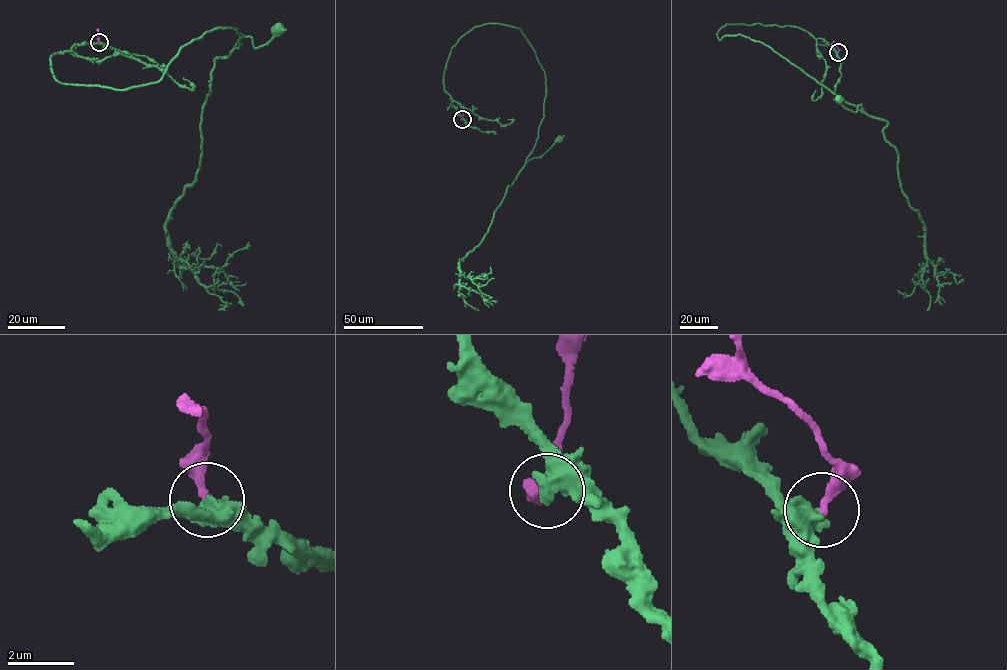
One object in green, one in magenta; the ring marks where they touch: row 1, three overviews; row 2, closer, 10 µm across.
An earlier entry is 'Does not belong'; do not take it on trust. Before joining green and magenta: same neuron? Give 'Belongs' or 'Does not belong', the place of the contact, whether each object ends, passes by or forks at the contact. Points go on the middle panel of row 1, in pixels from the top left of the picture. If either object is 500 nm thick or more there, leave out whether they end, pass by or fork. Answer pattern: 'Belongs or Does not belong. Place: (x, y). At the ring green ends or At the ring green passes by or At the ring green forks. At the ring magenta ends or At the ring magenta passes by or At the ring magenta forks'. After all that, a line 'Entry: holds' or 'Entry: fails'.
Does not belong. Place: (462, 119)
Entry: holds

